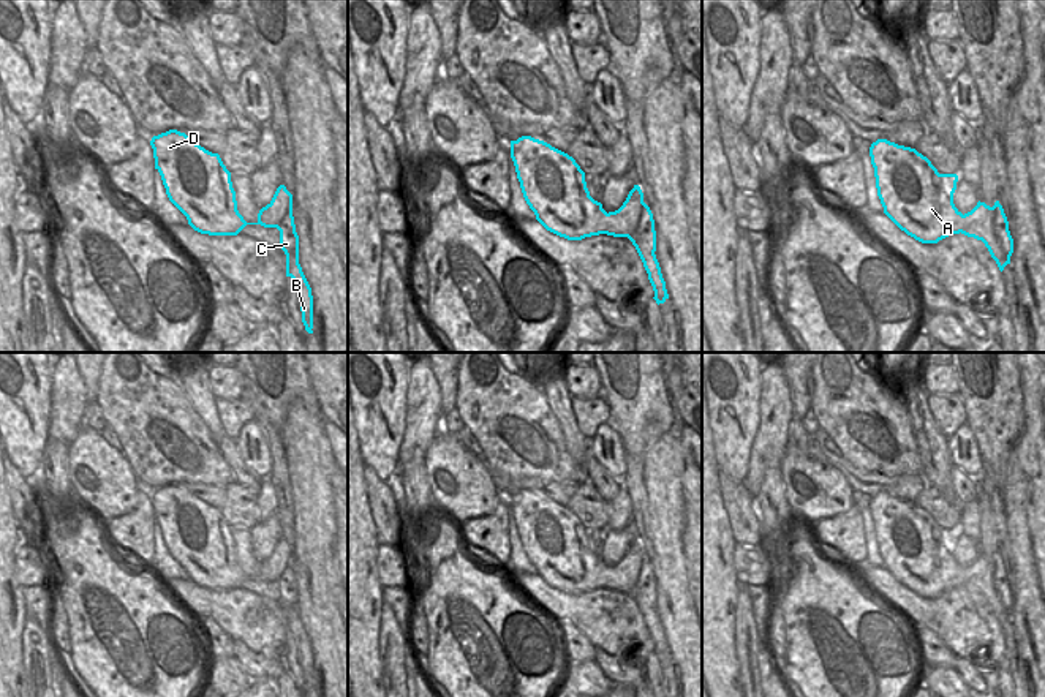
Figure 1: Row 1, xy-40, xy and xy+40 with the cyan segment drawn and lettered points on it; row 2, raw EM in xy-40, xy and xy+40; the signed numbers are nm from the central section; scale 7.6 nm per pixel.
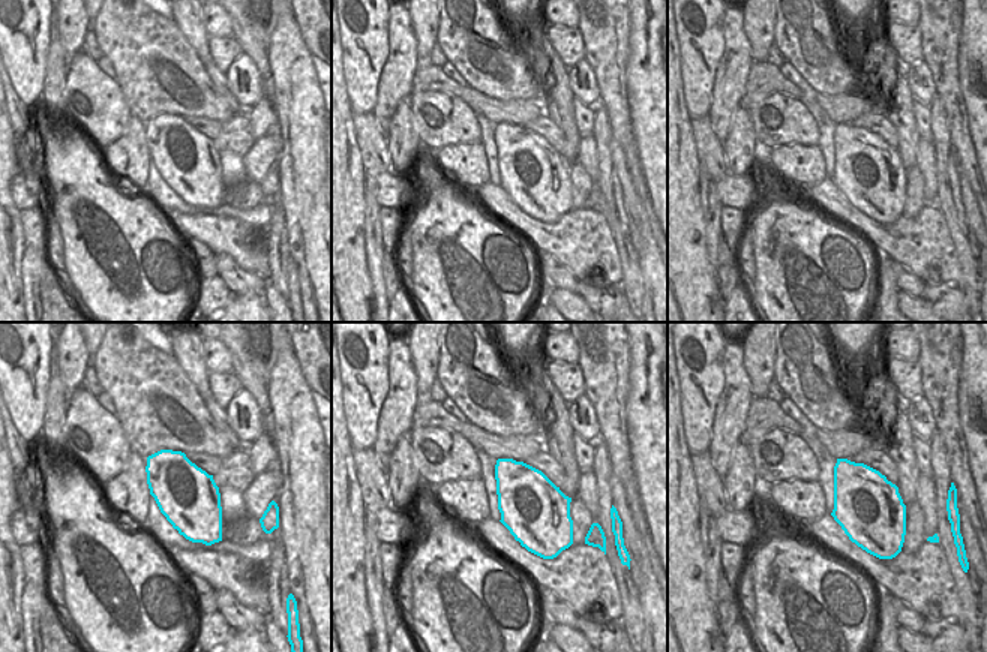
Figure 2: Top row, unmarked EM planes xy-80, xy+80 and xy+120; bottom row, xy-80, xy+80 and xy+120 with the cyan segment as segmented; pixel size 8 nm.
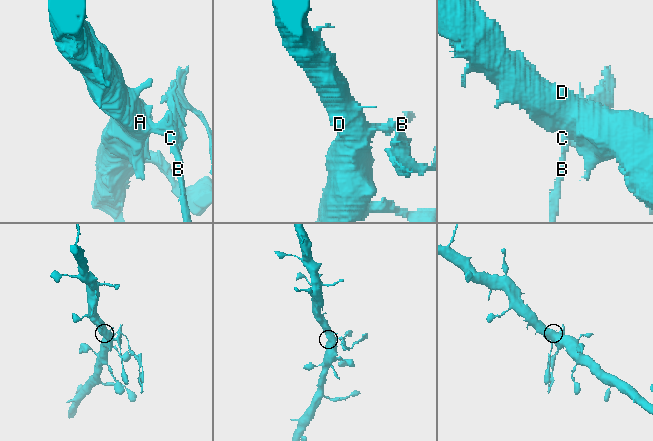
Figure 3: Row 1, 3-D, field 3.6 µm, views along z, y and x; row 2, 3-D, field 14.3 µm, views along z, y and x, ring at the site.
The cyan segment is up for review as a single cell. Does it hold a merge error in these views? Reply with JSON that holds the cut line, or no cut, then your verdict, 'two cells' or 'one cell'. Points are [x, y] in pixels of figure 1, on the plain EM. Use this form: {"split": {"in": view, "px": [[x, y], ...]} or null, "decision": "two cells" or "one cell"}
{"split": {"in": "xy", "px": [[609, 568], [603, 572], [606, 587]]}, "decision": "two cells"}

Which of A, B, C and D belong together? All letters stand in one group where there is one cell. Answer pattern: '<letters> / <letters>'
A D / B C

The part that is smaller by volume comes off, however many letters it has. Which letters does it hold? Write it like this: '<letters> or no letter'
B, C

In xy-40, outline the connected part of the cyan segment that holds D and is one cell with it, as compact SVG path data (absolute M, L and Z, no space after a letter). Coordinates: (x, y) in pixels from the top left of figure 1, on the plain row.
M177 484L153 490L150 499L169 555L194 585L237 590L250 578L237 564L231 526L218 507L206 504Z

